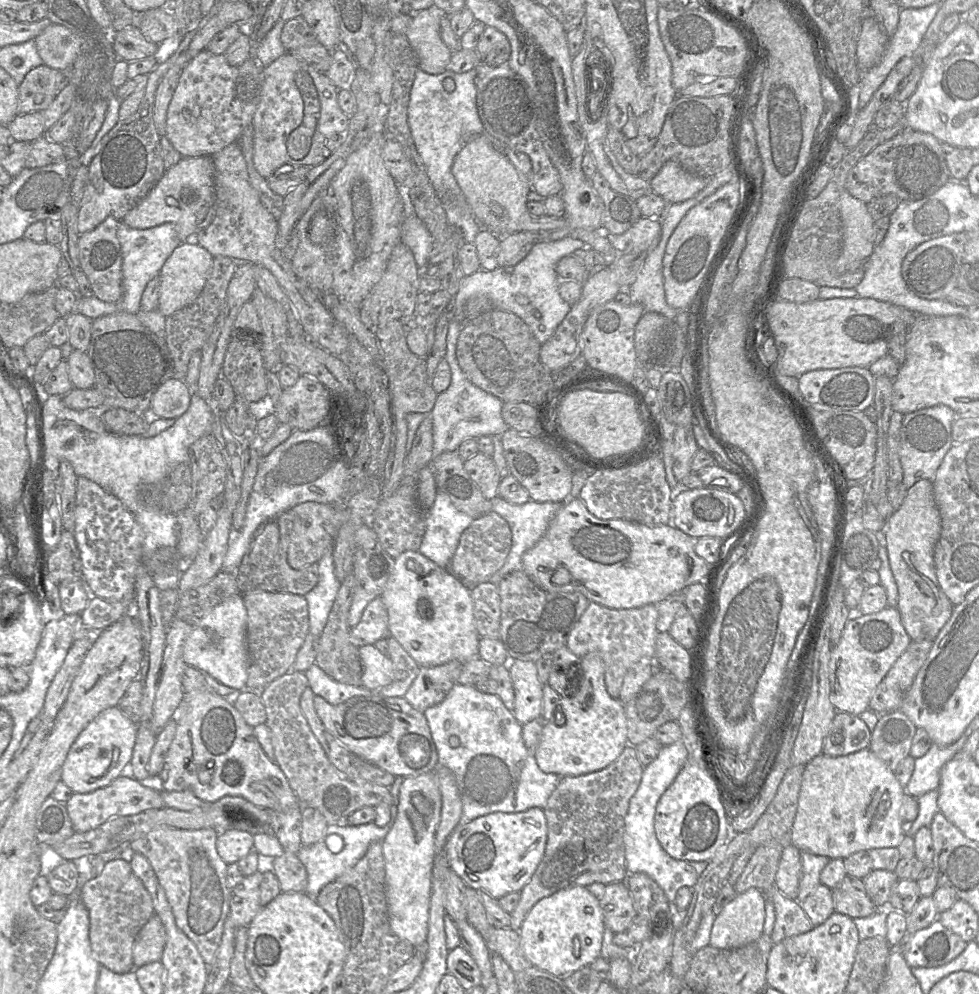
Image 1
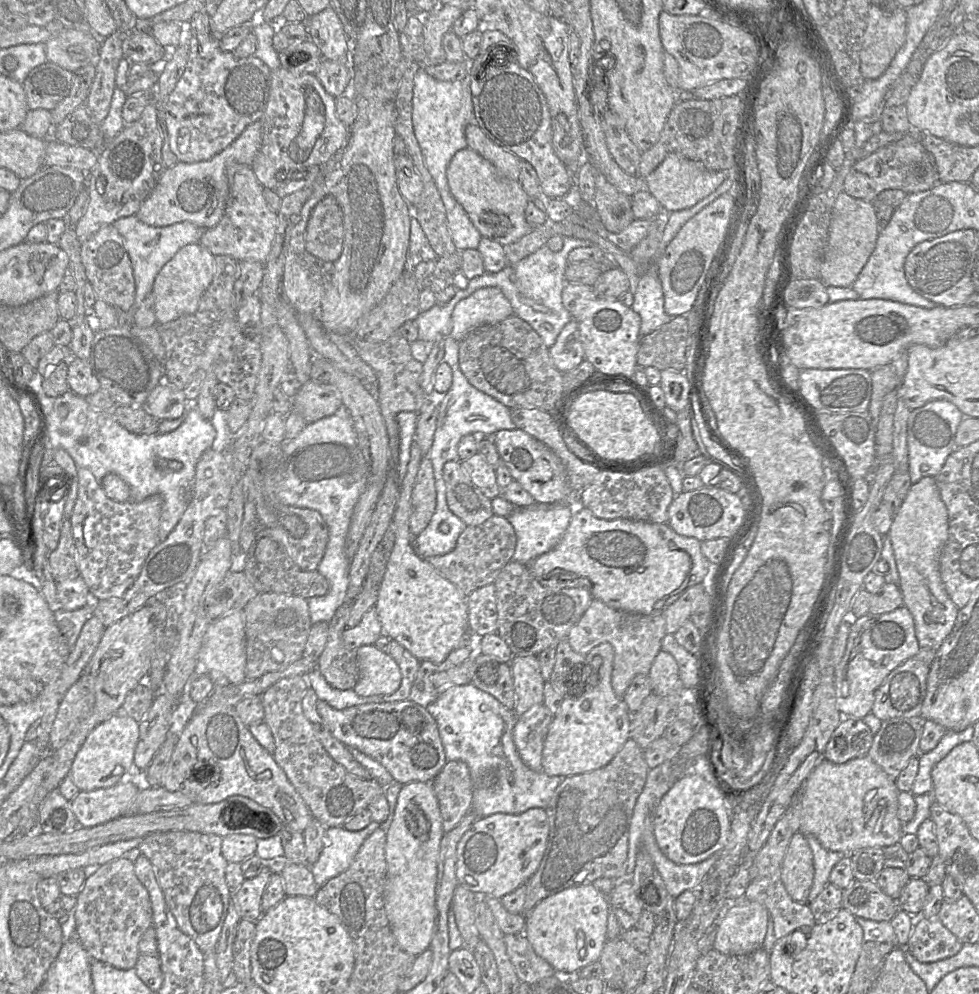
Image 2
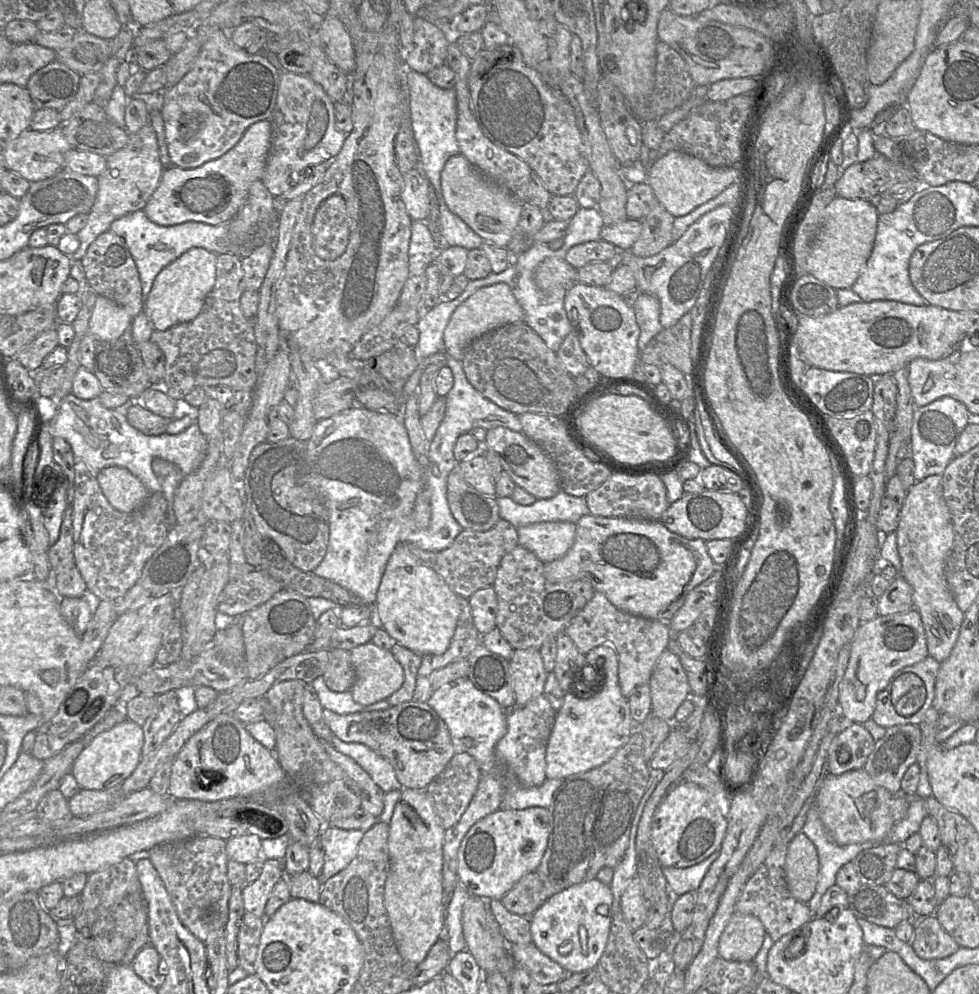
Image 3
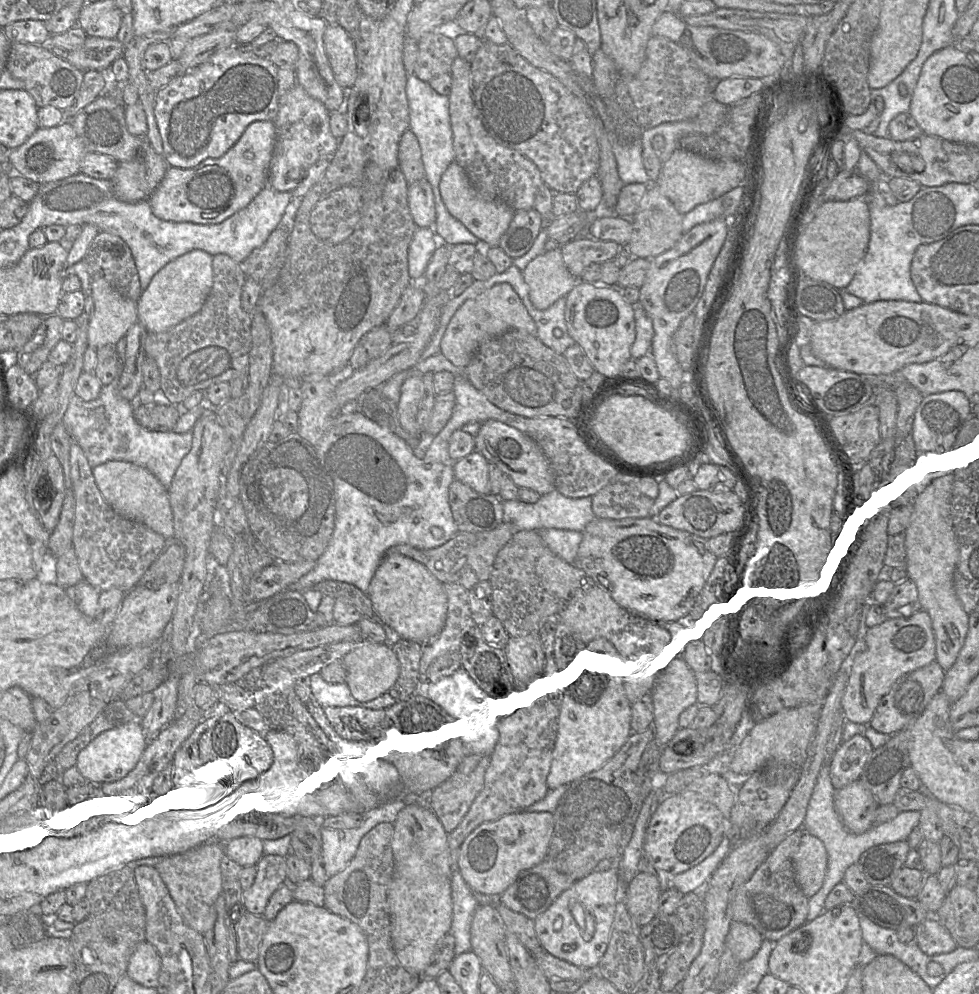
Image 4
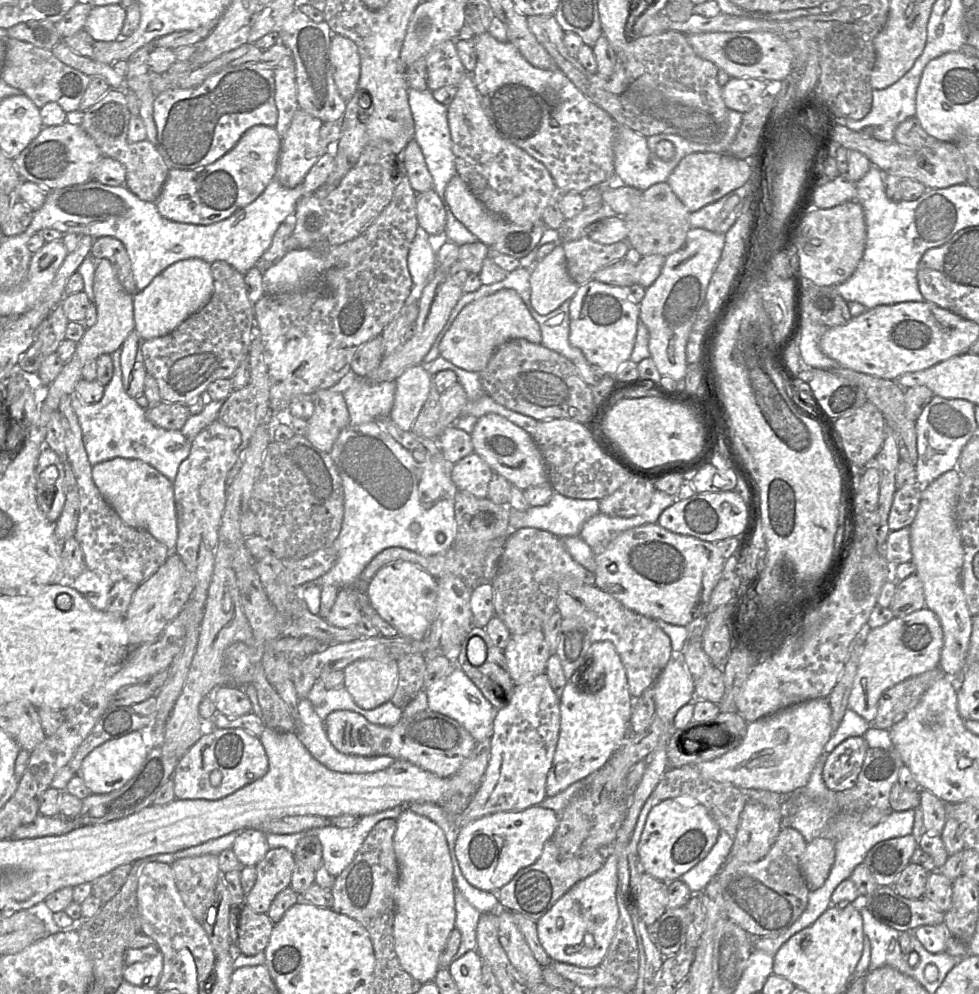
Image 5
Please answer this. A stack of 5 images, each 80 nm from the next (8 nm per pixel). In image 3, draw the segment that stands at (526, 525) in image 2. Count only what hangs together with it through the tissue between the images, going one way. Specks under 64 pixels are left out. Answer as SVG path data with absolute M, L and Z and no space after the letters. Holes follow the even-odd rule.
M541 522L516 529L518 545L534 553L544 564L562 558L576 536L576 524L571 522Z

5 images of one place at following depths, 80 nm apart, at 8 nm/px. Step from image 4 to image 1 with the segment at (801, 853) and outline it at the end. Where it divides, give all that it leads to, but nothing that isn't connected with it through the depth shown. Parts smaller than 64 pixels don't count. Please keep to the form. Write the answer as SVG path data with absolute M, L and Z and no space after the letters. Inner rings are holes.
M793 844L783 849L775 885L789 899L796 900L802 875L801 851Z

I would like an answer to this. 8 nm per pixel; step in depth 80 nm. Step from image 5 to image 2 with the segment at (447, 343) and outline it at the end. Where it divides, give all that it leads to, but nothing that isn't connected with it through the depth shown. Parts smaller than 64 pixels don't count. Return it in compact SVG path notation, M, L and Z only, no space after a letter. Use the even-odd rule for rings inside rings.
M499 288L478 289L454 308L450 336L460 342L475 328L500 322L513 314L509 300Z

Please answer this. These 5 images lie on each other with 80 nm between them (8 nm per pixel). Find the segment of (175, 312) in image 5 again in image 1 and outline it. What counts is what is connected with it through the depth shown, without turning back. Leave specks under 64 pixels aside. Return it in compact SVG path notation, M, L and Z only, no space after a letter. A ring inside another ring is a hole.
M183 242L174 249L159 273L161 286L158 310L166 318L192 304L198 298L205 286L213 258L214 257L199 244Z

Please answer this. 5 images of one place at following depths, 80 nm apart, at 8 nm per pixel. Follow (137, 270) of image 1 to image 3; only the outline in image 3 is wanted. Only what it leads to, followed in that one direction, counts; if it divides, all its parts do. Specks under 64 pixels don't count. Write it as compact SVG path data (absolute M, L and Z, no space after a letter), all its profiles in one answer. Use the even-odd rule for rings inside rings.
M143 209L115 219L109 230L124 240L134 259L141 282L143 301L149 294L158 273L193 247L204 248L216 255L223 253L244 255L252 250L241 249L230 241L227 223L209 225L187 221L176 225L161 226L150 221Z

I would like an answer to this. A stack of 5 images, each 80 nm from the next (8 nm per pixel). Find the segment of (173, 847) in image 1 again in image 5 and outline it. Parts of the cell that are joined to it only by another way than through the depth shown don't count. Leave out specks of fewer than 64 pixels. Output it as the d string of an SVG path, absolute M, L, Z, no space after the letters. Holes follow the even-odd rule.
M218 855L180 858L170 866L184 904L195 919L202 923L205 912L213 902L217 882L222 876Z

